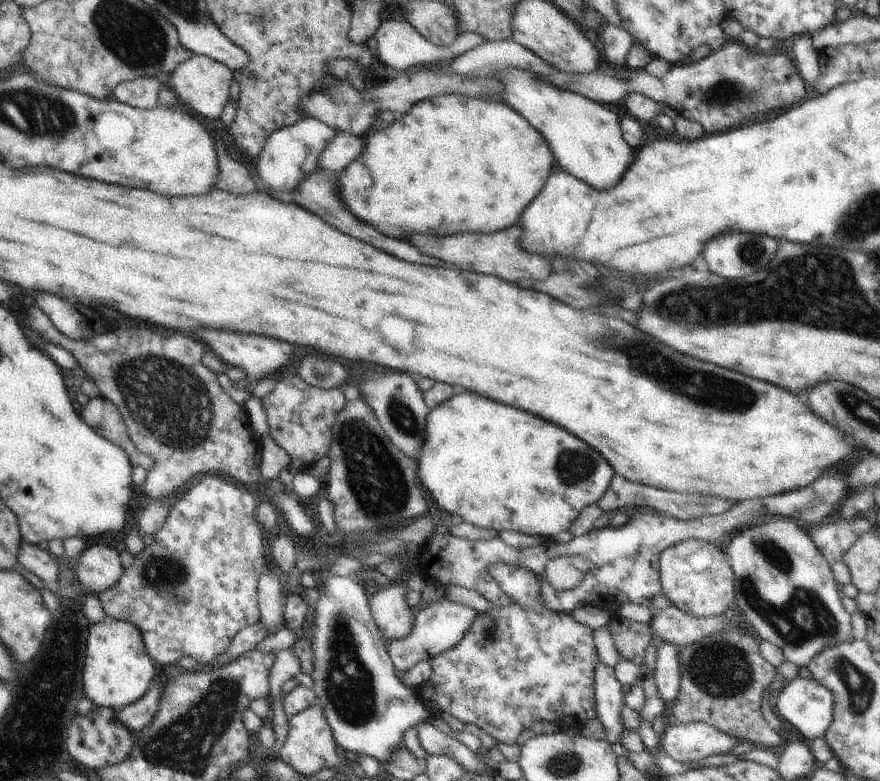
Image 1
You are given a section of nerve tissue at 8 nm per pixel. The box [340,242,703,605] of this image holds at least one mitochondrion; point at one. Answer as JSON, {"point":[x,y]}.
{"point":[573,467]}

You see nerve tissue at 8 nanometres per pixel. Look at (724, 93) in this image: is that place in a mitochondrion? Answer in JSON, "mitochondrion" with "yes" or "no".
{"mitochondrion":"yes"}

